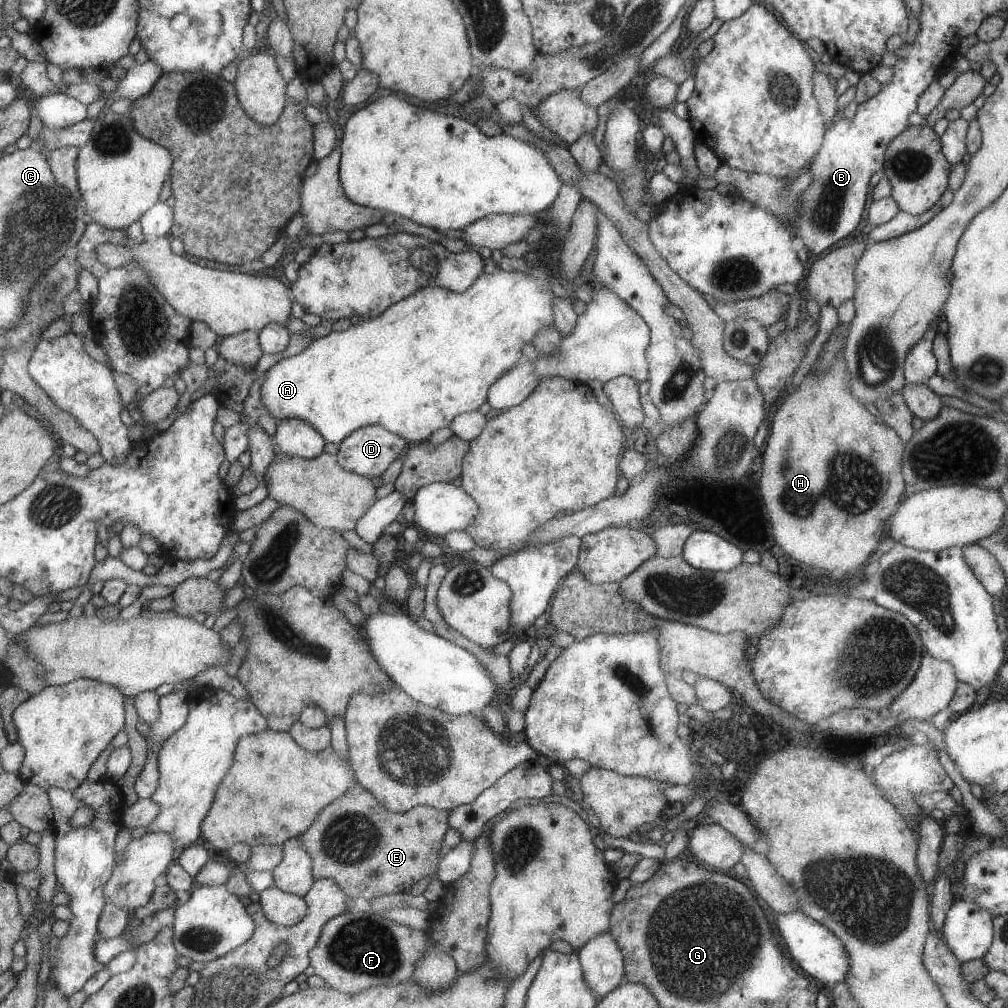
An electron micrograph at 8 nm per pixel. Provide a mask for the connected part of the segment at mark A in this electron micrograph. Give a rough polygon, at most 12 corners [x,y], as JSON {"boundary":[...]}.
{"boundary":[[543,258],[421,288],[264,374],[277,422],[411,445],[554,324]]}

